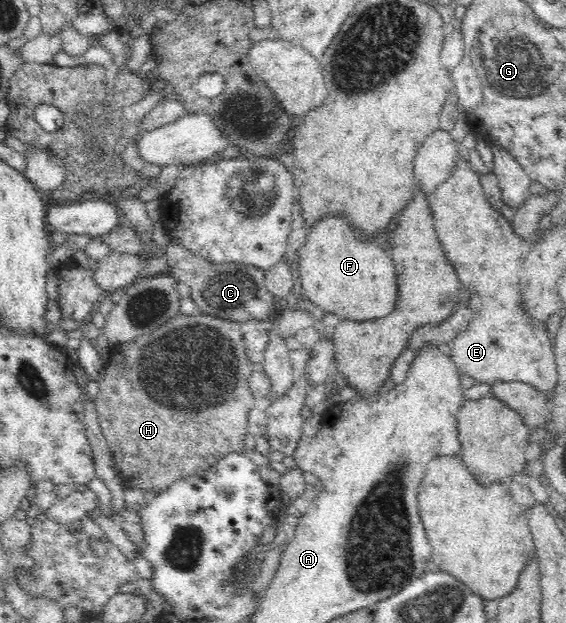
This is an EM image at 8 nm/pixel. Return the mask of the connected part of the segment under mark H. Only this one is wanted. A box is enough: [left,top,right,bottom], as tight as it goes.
[94,313,259,492]

